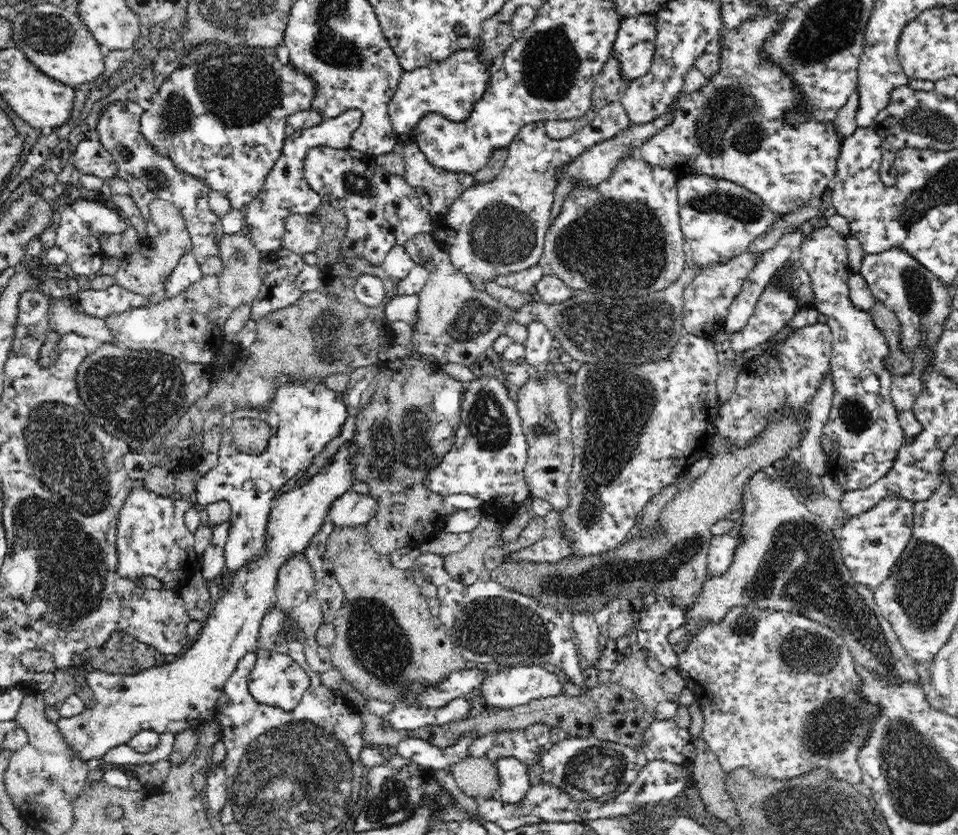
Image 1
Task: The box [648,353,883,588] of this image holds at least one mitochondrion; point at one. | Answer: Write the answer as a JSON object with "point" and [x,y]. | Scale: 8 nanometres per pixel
{"point":[856,419]}

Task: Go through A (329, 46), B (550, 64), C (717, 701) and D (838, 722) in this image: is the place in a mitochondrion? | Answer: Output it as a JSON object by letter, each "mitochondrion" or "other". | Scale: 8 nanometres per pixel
{"A":"mitochondrion","B":"mitochondrion","C":"other","D":"mitochondrion"}

